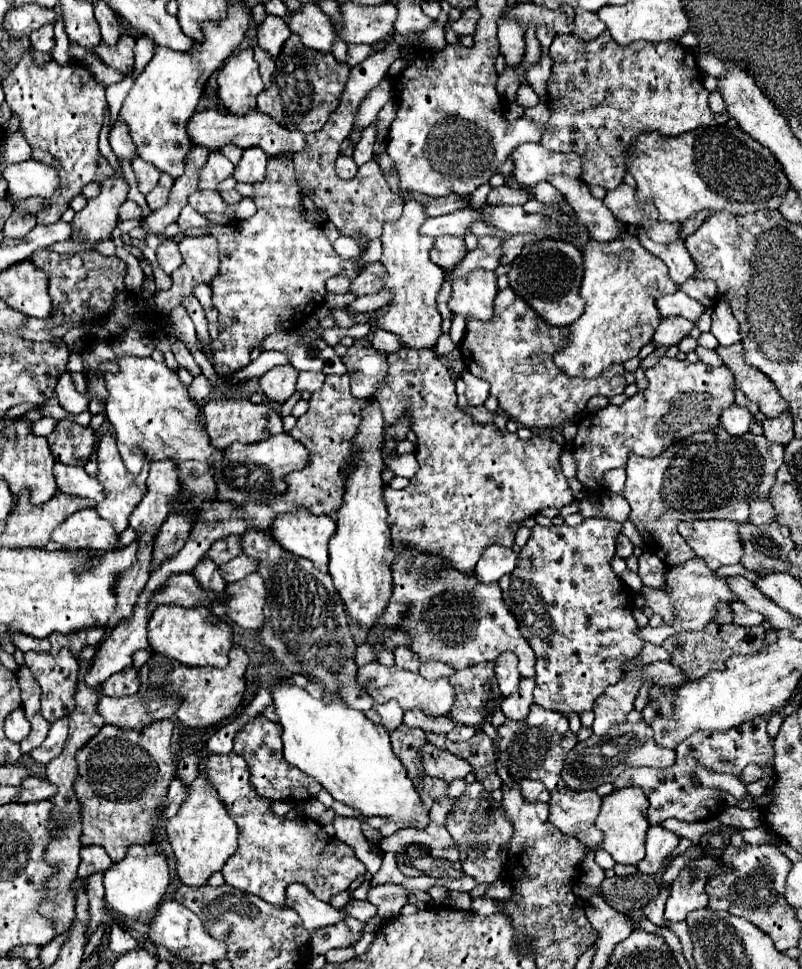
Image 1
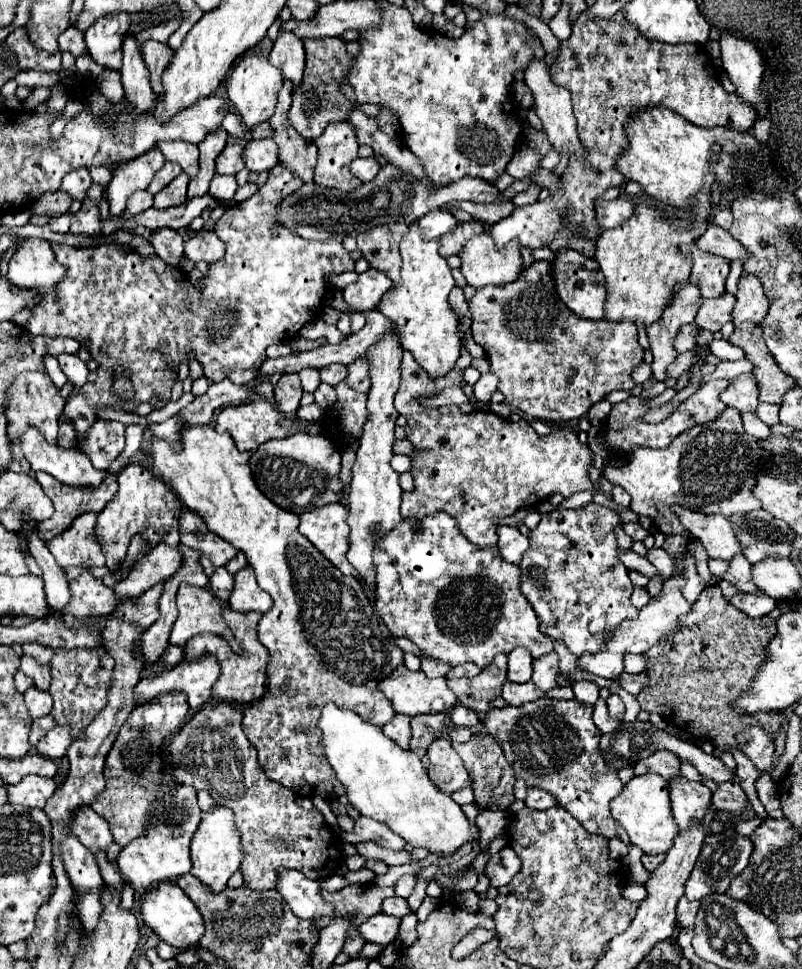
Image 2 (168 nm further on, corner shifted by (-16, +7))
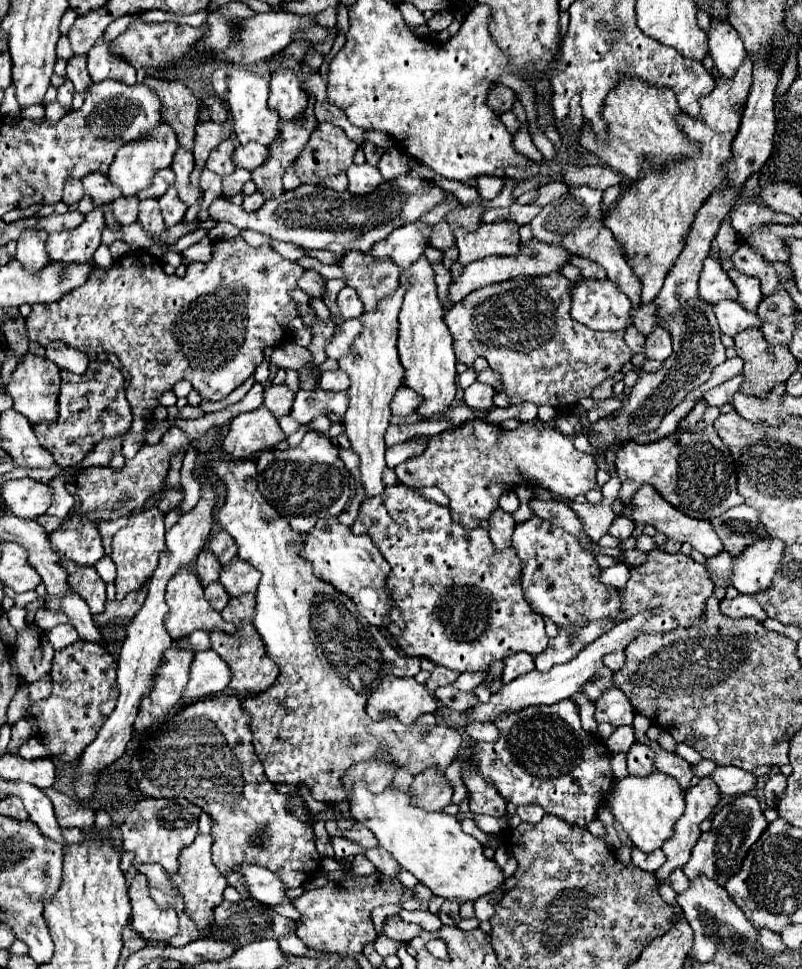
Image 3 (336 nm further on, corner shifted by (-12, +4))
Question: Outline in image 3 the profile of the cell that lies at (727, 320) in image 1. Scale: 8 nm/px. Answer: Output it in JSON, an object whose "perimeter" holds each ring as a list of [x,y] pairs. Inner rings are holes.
{"perimeter":[[[728,270],[728,276],[730,276],[730,280],[736,284],[736,288],[738,288],[738,302],[746,308],[746,310],[750,310],[750,312],[756,312],[756,308],[758,308],[758,304],[760,304],[760,300],[762,300],[762,292],[760,292],[760,280],[756,280],[754,276],[746,276],[746,274],[742,274],[742,272],[738,272],[738,270]]]}

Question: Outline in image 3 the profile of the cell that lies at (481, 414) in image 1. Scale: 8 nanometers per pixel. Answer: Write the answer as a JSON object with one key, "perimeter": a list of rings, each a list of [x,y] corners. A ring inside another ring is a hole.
{"perimeter":[[[400,388],[396,392],[396,398],[392,400],[392,414],[408,416],[414,414],[418,406],[420,406],[420,396],[416,396],[416,392],[412,392],[410,388]]]}

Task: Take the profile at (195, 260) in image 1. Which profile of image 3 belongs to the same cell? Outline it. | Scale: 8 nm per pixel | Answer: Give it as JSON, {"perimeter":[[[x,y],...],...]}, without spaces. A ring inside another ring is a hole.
{"perimeter":[[[202,238],[200,242],[192,244],[190,248],[186,248],[182,252],[182,256],[188,260],[188,262],[208,262],[212,256],[210,256],[210,248],[212,248],[212,242],[210,238]]]}

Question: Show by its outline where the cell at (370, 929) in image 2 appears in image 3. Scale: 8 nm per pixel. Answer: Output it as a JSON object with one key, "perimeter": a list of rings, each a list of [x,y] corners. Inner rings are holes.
{"perimeter":[[[388,916],[388,918],[384,920],[384,936],[388,936],[390,940],[408,942],[408,940],[416,938],[420,932],[422,932],[420,926],[408,924],[408,922],[404,922],[400,916]]]}

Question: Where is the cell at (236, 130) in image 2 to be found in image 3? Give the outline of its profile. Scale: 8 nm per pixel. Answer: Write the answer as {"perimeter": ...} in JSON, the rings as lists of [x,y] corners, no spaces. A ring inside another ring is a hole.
{"perimeter":[[[210,96],[210,98],[206,98],[204,100],[204,104],[208,104],[210,106],[210,116],[212,116],[212,120],[214,122],[226,122],[228,120],[228,112],[226,112],[226,108],[224,108],[224,104],[216,98],[216,96]]]}

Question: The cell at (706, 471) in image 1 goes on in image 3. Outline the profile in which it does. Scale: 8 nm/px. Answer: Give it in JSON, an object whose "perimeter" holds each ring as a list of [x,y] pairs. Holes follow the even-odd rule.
{"perimeter":[[[714,426],[704,428],[704,432],[690,434],[676,430],[674,434],[656,440],[652,444],[624,442],[618,450],[616,472],[622,480],[618,498],[628,504],[640,486],[652,484],[664,500],[668,500],[680,512],[690,512],[690,516],[702,516],[704,520],[724,514],[726,510],[740,506],[744,500],[736,490],[736,466],[728,446],[722,444]]]}

